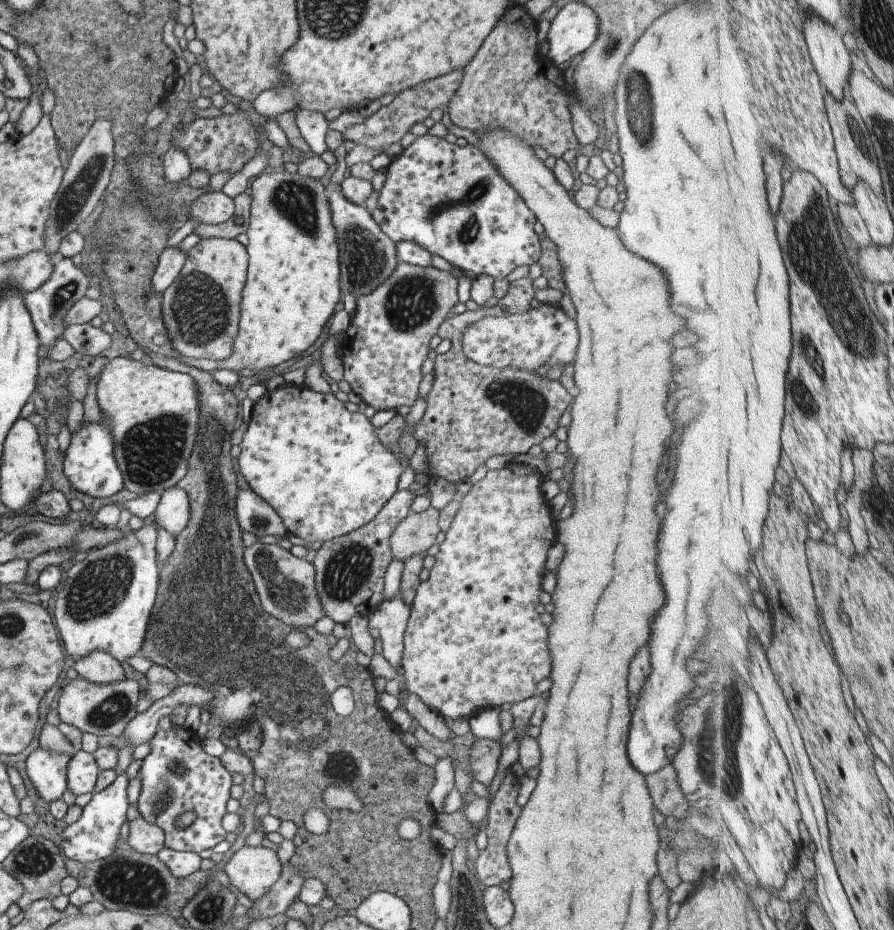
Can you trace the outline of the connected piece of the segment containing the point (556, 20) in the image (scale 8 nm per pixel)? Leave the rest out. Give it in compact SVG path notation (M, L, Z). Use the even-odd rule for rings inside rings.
M569 1L549 17L546 60L559 66L587 50L599 34L597 24L597 14L589 6Z

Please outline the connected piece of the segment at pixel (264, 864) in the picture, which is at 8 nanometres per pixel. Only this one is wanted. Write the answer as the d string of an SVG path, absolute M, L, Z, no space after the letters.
M243 845L231 854L223 871L229 884L235 886L245 898L255 902L279 878L281 867L275 851L261 845Z

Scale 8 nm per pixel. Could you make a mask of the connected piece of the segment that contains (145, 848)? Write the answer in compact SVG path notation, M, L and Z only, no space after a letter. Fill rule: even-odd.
M139 817L128 822L129 827L126 843L139 854L156 856L164 847L164 836L161 828L155 824L149 824L147 820Z

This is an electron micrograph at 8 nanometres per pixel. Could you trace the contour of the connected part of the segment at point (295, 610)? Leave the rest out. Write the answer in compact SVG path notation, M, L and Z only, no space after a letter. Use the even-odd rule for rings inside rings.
M259 541L243 548L242 557L258 594L261 608L274 620L279 620L291 628L305 630L325 616L315 592L314 570L311 563L293 556L291 552L277 545Z

